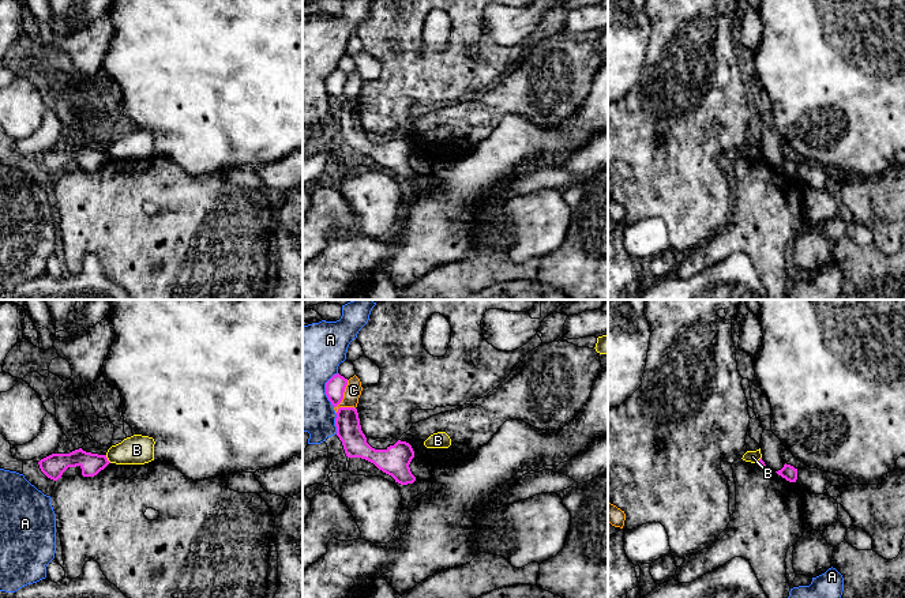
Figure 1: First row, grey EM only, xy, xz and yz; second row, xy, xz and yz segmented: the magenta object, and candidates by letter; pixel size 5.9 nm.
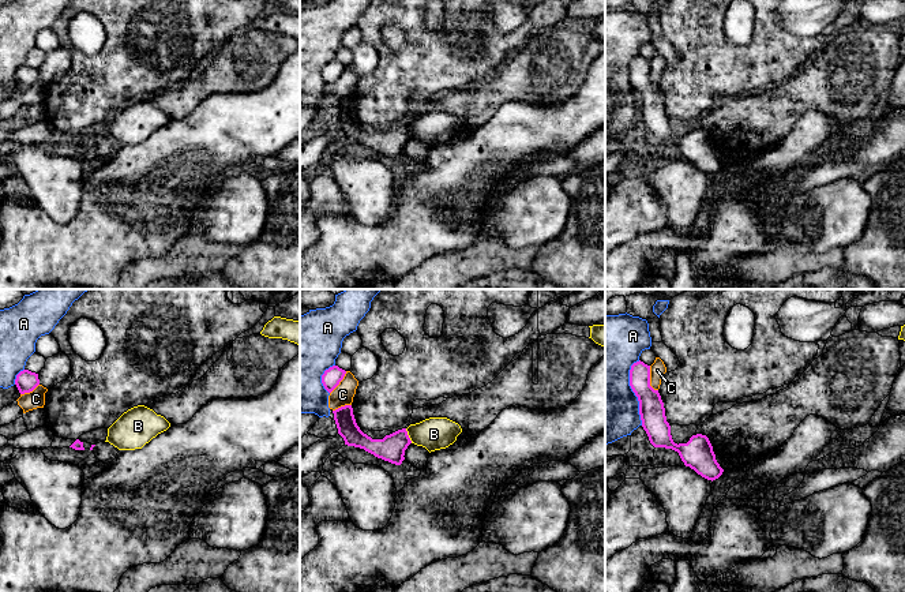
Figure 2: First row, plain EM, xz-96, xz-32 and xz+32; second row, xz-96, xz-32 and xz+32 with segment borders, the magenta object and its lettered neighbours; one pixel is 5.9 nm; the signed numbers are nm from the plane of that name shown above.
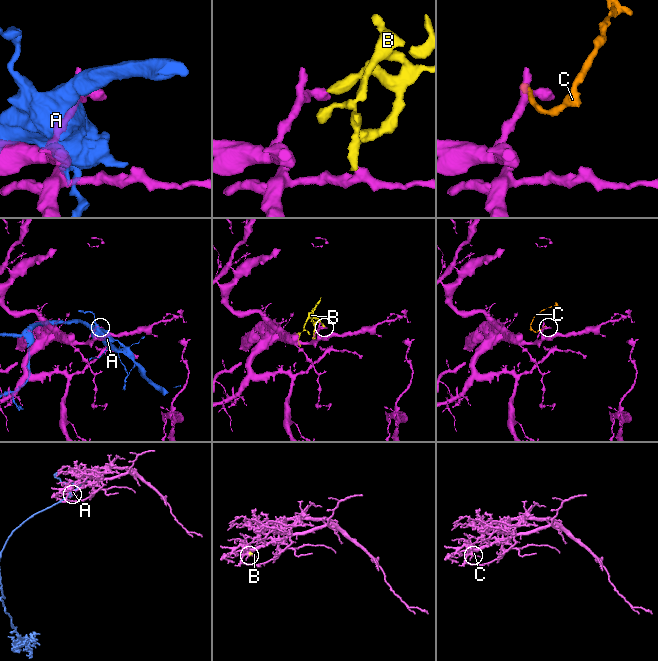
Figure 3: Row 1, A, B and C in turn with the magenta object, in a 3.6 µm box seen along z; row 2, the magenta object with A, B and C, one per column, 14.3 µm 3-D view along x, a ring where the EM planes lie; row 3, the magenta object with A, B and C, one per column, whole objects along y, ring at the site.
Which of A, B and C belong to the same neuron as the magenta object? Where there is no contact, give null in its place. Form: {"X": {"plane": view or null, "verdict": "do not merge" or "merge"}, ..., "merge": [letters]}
{"A": {"plane": "xz", "verdict": "do not merge"}, "B": {"plane": "xy", "verdict": "do not merge"}, "C": {"plane": "xz", "verdict": "do not merge"}, "merge": []}

